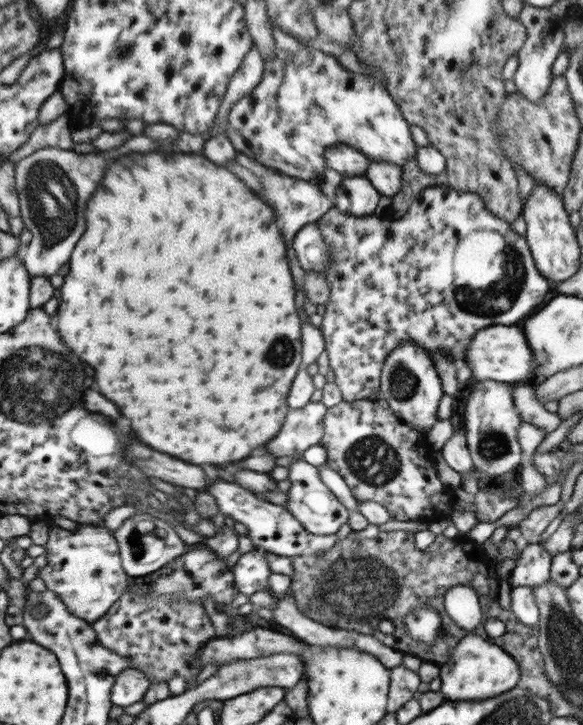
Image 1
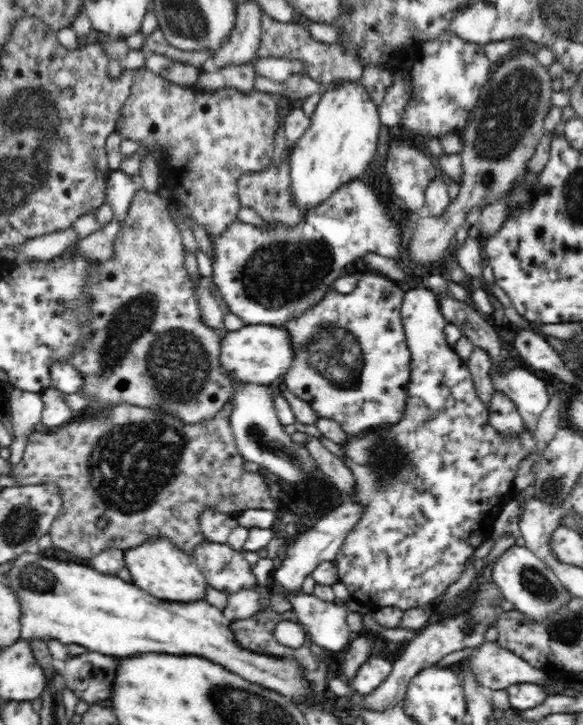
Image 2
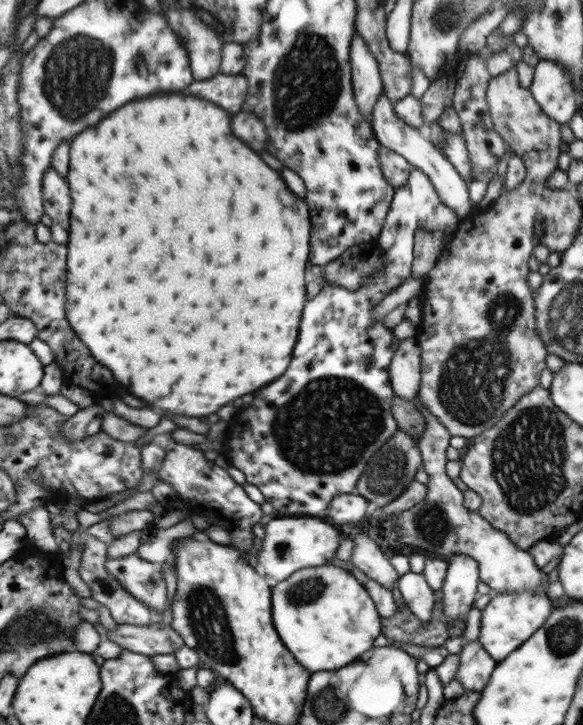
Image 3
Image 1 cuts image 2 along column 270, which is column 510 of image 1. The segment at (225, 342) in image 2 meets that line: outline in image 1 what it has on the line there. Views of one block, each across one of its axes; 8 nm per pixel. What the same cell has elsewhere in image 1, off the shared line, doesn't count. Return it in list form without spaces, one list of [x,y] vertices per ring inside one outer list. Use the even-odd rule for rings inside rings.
[[[492,325],[480,329],[472,337],[467,346],[464,361],[472,371],[472,380],[494,380],[496,382],[515,383],[524,381],[530,383],[534,377],[534,354],[527,341],[527,335],[517,325]]]

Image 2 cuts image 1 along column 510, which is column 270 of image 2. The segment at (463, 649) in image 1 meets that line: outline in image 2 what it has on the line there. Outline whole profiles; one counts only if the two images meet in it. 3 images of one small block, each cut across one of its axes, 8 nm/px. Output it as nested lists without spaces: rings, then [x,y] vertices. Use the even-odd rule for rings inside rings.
[[[39,552],[20,554],[14,560],[14,564],[8,573],[6,573],[6,580],[3,581],[4,585],[7,585],[16,593],[21,606],[21,640],[32,641],[32,638],[42,638],[47,642],[52,640],[60,641],[64,645],[78,644],[84,646],[88,651],[98,652],[116,658],[127,658],[130,656],[138,656],[138,654],[150,654],[150,652],[156,652],[157,654],[174,654],[175,656],[198,656],[208,661],[214,662],[216,665],[222,665],[224,669],[230,670],[231,673],[236,673],[242,677],[243,680],[250,681],[252,685],[260,685],[264,688],[274,690],[276,693],[282,694],[282,696],[288,696],[292,700],[298,700],[298,698],[304,698],[308,696],[308,684],[306,684],[306,675],[304,671],[300,672],[300,665],[295,660],[284,660],[287,656],[272,656],[270,654],[260,654],[259,652],[250,651],[249,648],[242,648],[241,644],[238,644],[237,639],[234,636],[233,630],[230,629],[229,623],[226,622],[223,611],[218,610],[218,607],[212,606],[206,600],[198,600],[196,602],[172,602],[169,599],[159,599],[147,593],[145,590],[138,589],[132,582],[124,582],[122,578],[118,576],[111,576],[108,574],[101,574],[92,568],[92,566],[76,564],[73,562],[62,562],[55,557],[42,556]]]

